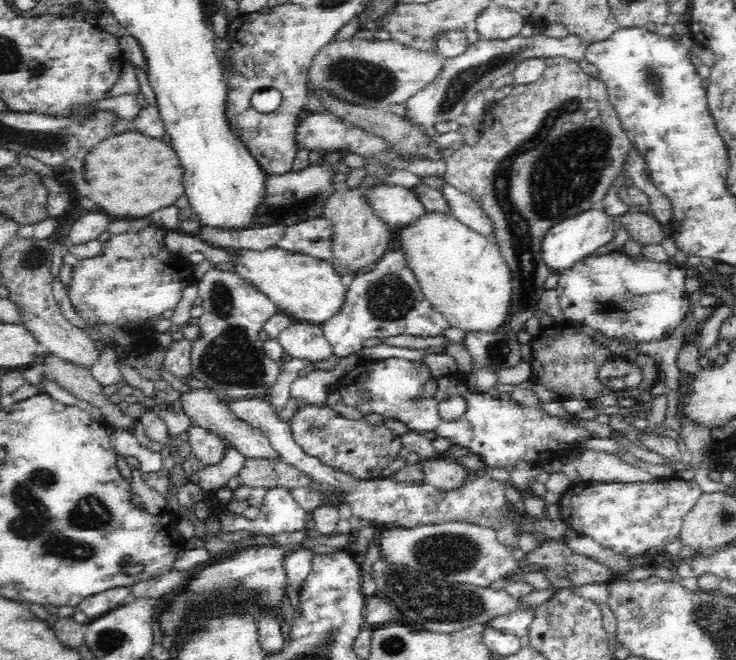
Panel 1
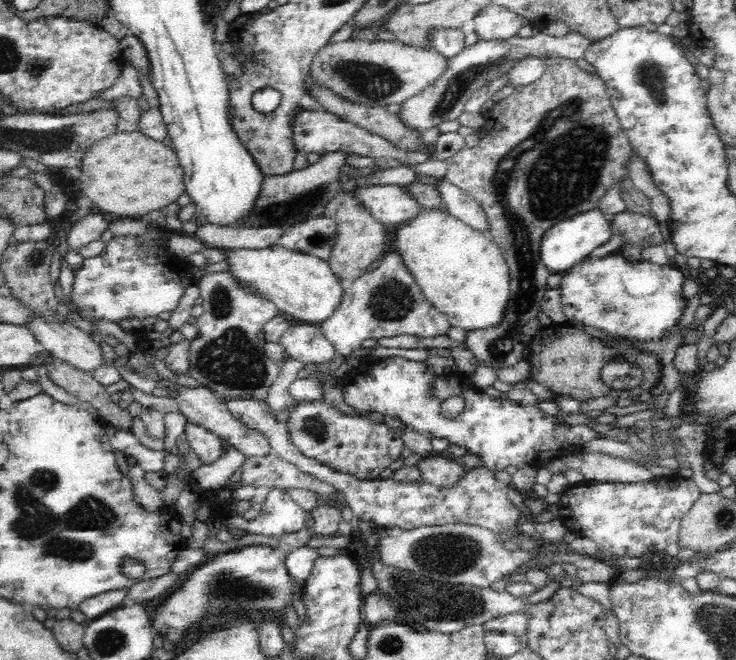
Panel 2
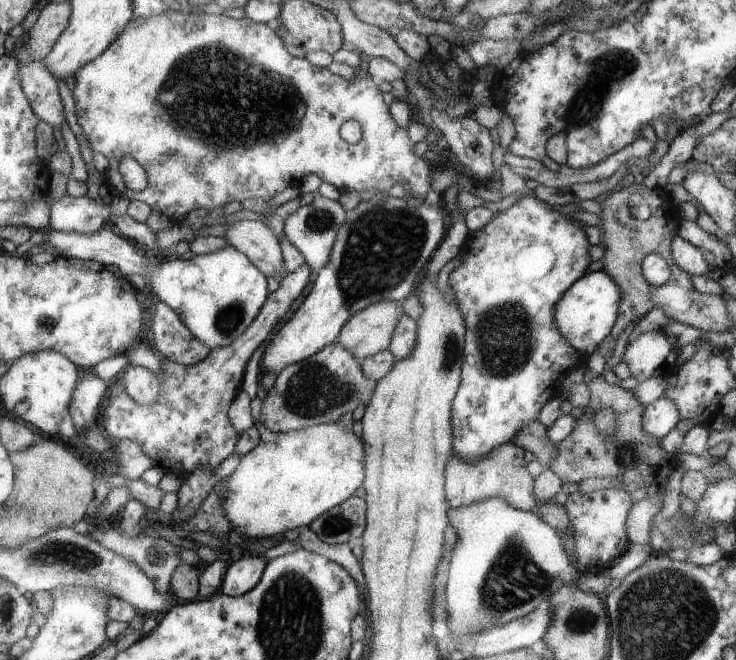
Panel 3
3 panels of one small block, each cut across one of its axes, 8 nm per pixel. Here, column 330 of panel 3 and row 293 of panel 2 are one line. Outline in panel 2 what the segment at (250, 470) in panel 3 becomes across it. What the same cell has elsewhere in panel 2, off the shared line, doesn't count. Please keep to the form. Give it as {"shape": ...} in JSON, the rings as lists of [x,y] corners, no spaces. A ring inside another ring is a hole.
{"shape":[[[424,212],[414,222],[404,224],[394,236],[394,250],[404,254],[406,266],[416,276],[426,298],[444,314],[452,328],[466,332],[488,332],[498,328],[510,308],[512,270],[508,268],[500,246],[462,224],[450,212]]]}

